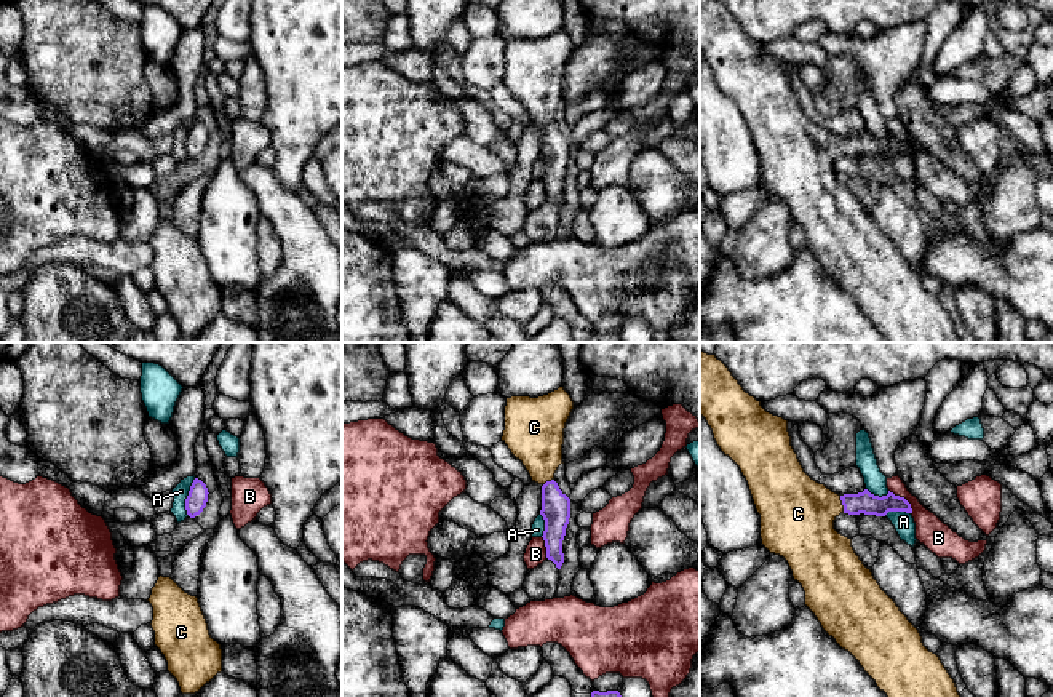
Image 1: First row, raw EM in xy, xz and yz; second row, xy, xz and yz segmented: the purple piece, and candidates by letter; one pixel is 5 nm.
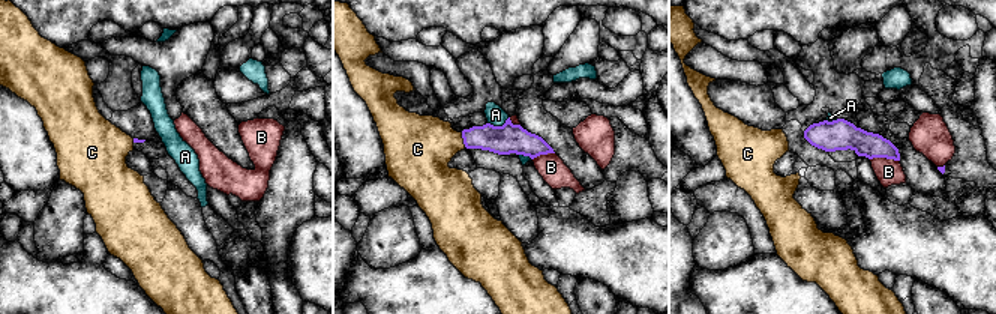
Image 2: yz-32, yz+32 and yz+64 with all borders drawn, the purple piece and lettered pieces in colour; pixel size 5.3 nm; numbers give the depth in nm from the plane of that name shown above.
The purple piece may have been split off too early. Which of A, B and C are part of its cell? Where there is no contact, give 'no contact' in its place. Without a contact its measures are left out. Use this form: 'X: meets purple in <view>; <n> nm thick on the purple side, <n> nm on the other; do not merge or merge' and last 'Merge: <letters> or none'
A: meets purple in xy; 100 nm thick on the purple side, 80 nm on the other; do not merge
B: meets purple in yz; 110 nm thick on the purple side, 150 nm on the other; do not merge
C: meets purple in yz; 110 nm thick on the purple side, 380 nm on the other; merge
Merge: C

